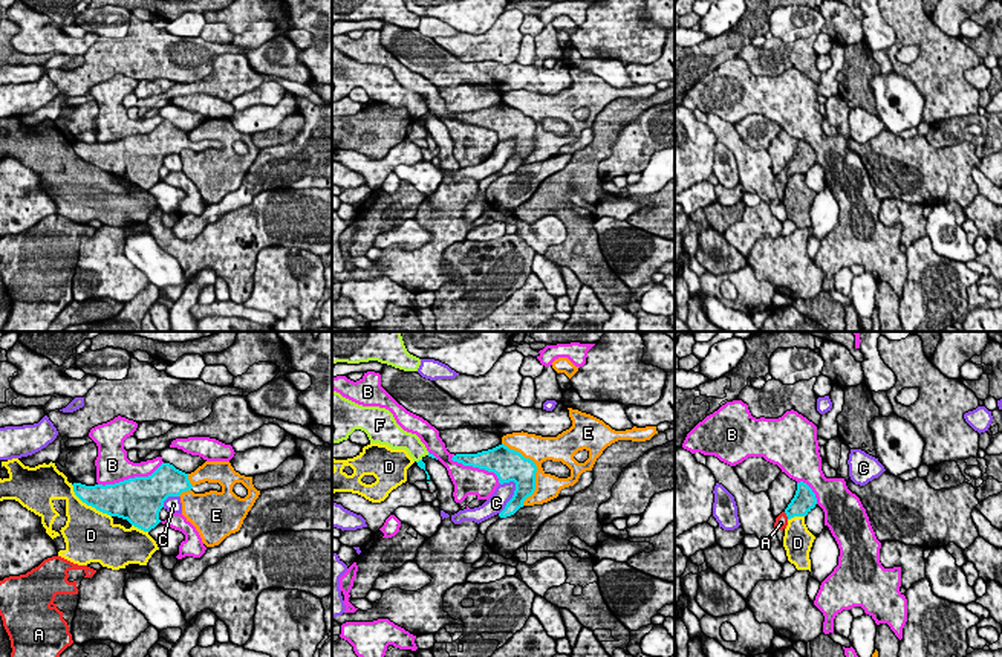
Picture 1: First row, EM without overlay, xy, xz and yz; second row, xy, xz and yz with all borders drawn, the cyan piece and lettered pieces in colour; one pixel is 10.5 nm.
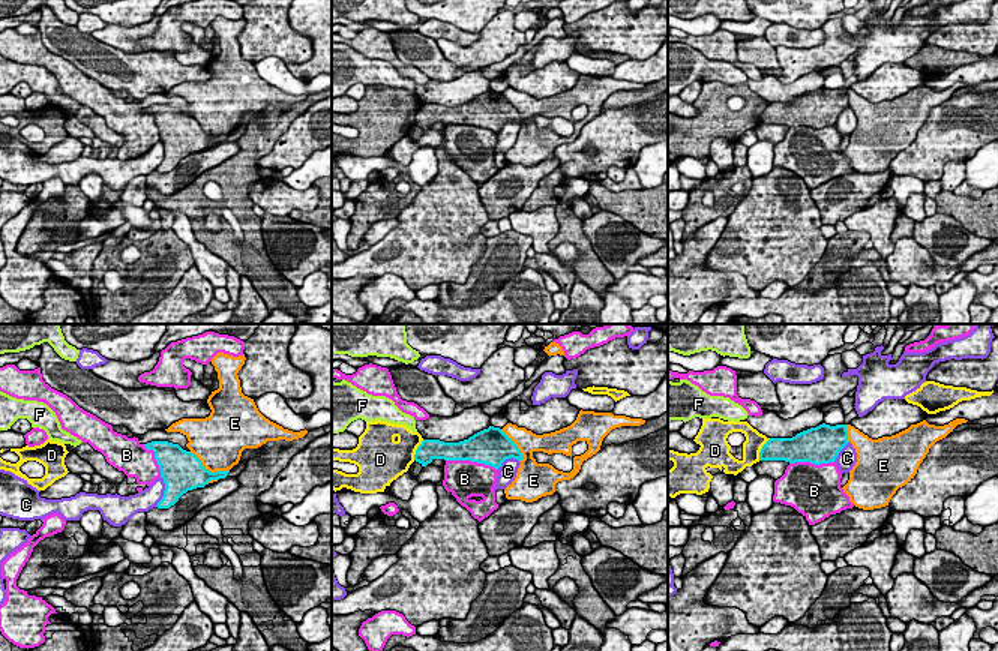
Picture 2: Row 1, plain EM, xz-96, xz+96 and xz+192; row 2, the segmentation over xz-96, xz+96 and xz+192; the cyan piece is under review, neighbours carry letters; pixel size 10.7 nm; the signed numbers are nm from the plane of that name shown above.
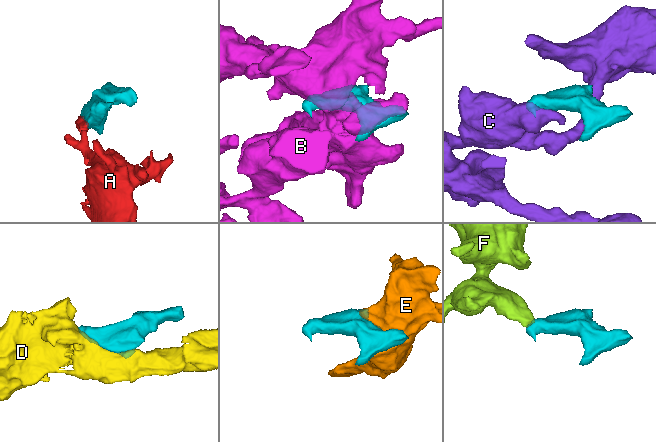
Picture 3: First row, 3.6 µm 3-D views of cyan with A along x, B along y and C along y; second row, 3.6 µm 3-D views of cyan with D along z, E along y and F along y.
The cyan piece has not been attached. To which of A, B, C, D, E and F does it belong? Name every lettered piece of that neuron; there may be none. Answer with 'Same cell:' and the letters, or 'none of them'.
Same cell: A

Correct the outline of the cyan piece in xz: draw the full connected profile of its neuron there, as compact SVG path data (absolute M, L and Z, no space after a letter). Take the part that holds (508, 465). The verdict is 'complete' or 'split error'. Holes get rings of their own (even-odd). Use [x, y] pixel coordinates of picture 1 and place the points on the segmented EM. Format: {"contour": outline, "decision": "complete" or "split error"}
{"contour": "M503 443L477 454L456 454L451 460L462 463L464 466L494 472L500 484L509 481L516 483L514 495L499 513L500 518L514 515L523 507L523 501L535 490L535 463Z", "decision": "complete"}

